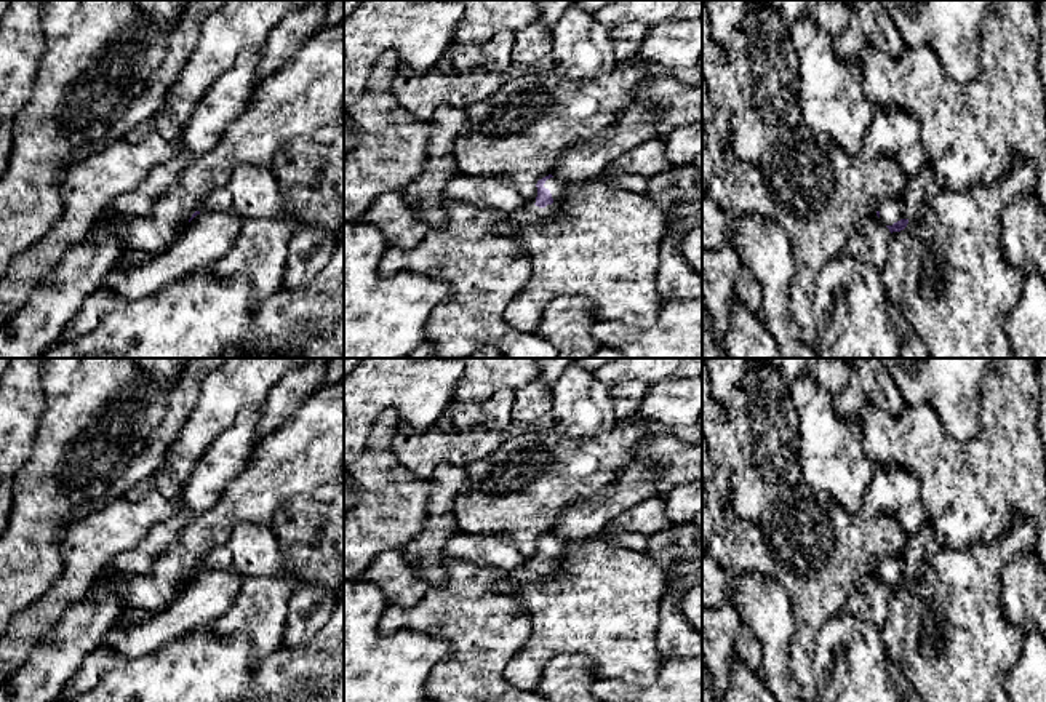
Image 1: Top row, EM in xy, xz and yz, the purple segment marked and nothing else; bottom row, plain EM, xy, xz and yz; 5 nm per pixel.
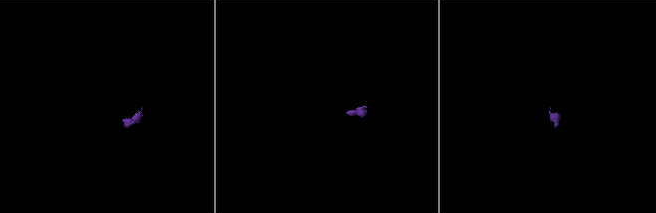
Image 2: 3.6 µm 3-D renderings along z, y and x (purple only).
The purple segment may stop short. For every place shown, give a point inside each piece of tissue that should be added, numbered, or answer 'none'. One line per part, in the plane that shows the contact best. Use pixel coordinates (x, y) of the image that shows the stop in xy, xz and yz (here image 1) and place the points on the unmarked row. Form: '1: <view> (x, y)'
1: xz (557, 546)

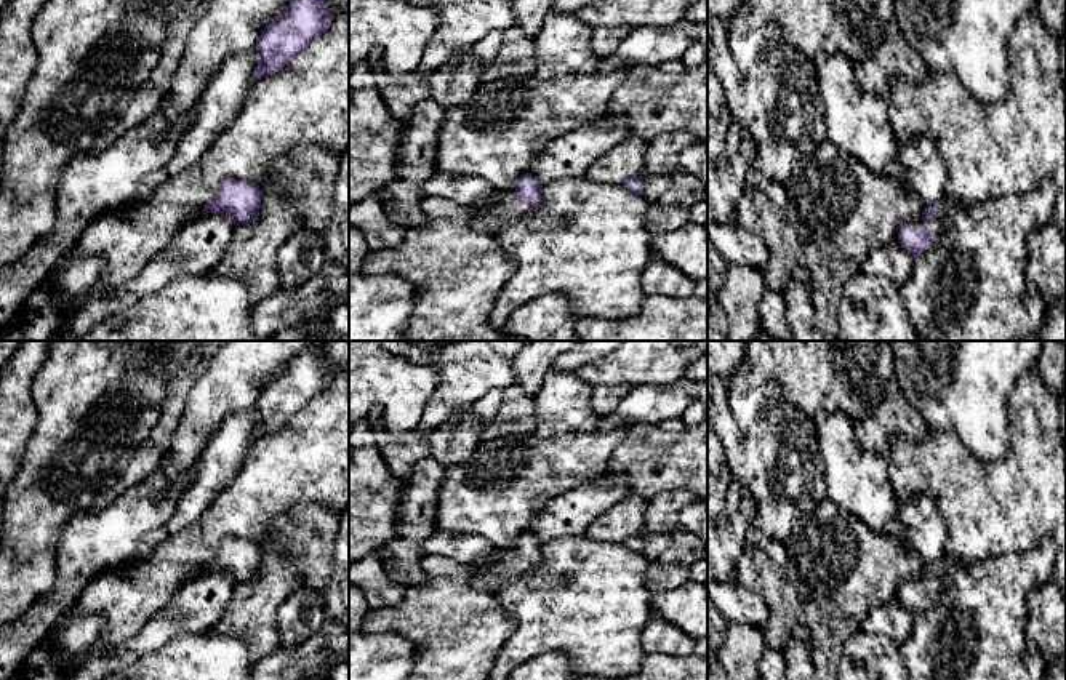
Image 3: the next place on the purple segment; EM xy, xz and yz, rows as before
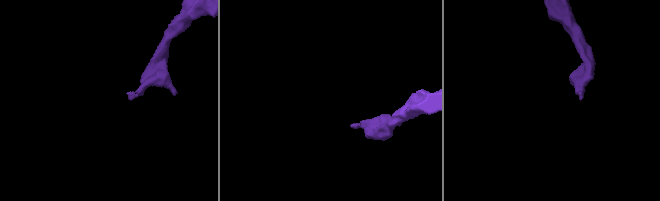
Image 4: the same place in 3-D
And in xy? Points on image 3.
none

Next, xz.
none

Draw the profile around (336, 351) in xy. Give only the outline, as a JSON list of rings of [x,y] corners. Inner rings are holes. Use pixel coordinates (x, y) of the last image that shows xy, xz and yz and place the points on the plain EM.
[[[328,341],[327,360],[328,360],[331,378],[335,379],[338,373],[346,365],[349,365],[349,341]]]

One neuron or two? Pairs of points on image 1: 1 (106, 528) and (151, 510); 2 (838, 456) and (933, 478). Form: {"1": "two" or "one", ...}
{"1": "one", "2": "two"}

